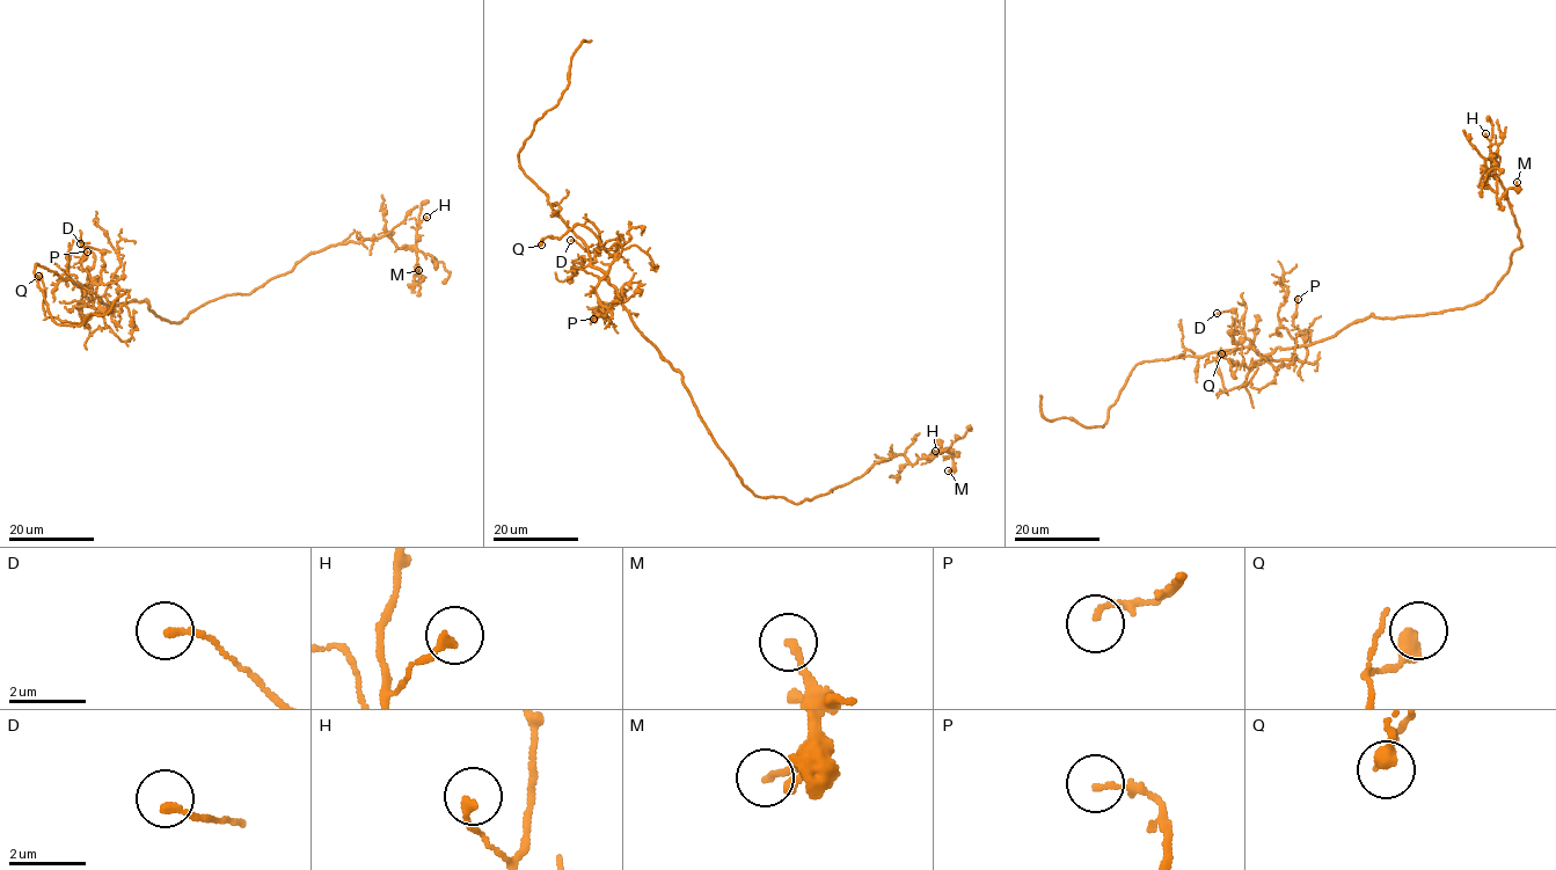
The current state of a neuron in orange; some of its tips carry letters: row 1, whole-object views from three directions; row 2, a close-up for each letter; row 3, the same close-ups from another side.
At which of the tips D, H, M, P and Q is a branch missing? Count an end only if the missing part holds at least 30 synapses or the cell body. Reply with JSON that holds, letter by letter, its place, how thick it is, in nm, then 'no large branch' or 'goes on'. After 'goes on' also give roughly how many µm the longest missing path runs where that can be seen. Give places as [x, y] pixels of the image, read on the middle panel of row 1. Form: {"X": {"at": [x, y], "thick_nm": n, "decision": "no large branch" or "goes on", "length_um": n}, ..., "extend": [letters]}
{"D": {"at": [570, 240], "thick_nm": 180, "decision": "no large branch"}, "H": {"at": [935, 451], "thick_nm": 180, "decision": "no large branch"}, "M": {"at": [948, 470], "thick_nm": 160, "decision": "no large branch"}, "P": {"at": [593, 319], "thick_nm": 110, "decision": "no large branch"}, "Q": {"at": [541, 245], "thick_nm": 440, "decision": "no large branch"}, "extend": []}

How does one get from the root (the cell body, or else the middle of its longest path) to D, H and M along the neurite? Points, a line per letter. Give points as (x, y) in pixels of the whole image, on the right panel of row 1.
D: (1378, 317), (1353, 321), (1320, 341), (1262, 355), (1248, 338), (1237, 343), (1233, 338), (1234, 309), (1217, 313)
H: (1378, 317), (1475, 305), (1507, 273), (1522, 245), (1506, 191), (1487, 167), (1487, 159), (1498, 165), (1485, 133)
M: (1378, 317), (1465, 308), (1495, 289), (1522, 245), (1506, 191), (1485, 160), (1497, 163), (1498, 199), (1517, 182)

